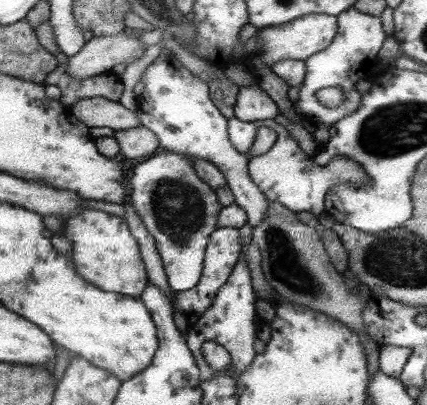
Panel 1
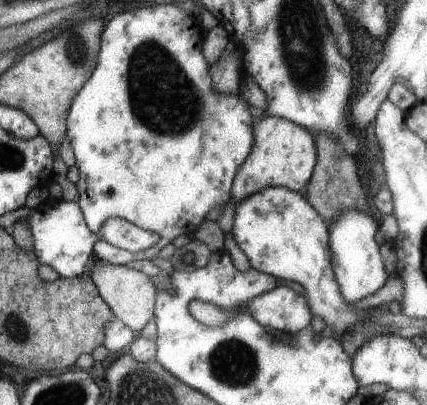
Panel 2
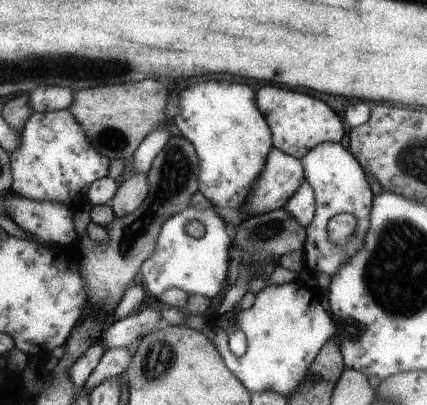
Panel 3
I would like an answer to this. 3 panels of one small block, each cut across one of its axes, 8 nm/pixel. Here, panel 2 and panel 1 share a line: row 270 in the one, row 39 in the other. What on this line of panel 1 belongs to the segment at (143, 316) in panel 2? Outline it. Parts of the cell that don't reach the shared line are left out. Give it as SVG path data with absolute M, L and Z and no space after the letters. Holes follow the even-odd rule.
M117 32L115 36L99 36L85 42L85 46L71 56L67 62L65 72L71 78L91 78L99 76L103 72L109 72L115 64L129 66L131 62L145 56L147 48L137 36L131 36L125 32Z

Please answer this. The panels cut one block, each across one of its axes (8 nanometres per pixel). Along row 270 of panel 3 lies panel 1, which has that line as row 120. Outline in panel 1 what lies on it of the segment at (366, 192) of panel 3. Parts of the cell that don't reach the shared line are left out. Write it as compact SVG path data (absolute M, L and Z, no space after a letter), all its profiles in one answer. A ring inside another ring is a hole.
M347 8L337 16L337 34L333 38L333 44L329 44L323 52L317 52L315 56L309 56L305 60L305 78L303 84L299 86L299 100L295 100L297 108L301 110L301 116L305 116L307 120L311 120L315 126L317 124L325 124L325 126L333 126L337 124L341 118L351 116L351 112L355 112L361 104L361 96L353 84L361 78L371 78L373 72L373 62L375 58L379 58L379 50L385 44L385 40L389 40L381 28L381 22L377 16L369 16L359 12L357 8ZM331 86L339 86L345 100L335 106L335 108L323 108L317 106L317 98L315 94L323 88L331 88Z

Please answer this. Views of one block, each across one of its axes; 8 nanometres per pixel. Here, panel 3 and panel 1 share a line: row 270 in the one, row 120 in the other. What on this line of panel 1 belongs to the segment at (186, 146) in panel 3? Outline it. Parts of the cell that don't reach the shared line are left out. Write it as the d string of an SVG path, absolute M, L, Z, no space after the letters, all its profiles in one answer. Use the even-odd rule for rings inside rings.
M87 98L73 104L71 114L89 128L111 128L115 130L129 130L139 126L139 118L135 112L123 108L119 102L111 102L105 98Z

